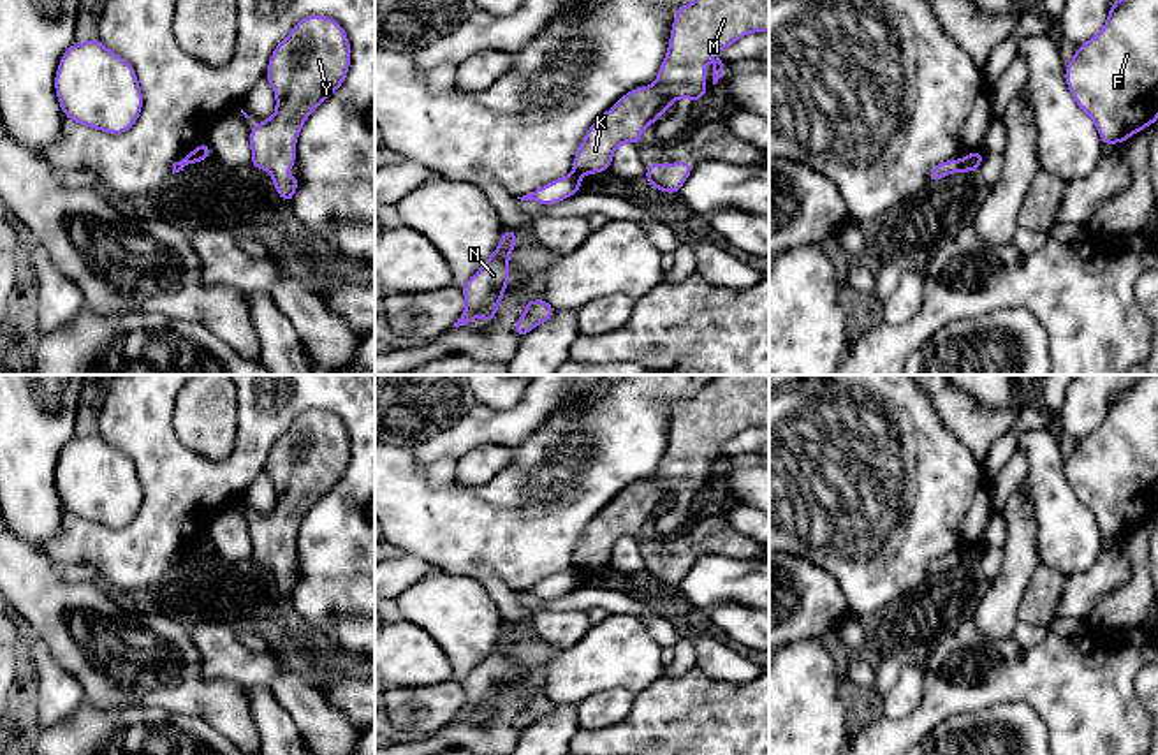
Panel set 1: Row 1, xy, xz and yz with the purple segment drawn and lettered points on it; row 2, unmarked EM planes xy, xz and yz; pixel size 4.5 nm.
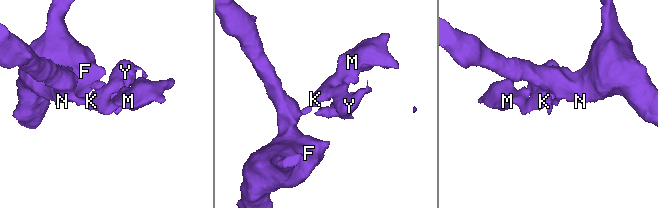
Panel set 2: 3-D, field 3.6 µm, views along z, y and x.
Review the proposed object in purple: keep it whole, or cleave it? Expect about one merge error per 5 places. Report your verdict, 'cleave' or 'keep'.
cleave

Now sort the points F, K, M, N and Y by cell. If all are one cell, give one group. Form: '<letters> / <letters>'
F N / K M Y

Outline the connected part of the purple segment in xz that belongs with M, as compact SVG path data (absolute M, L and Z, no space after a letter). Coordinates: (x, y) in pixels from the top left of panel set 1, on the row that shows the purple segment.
M693 0L676 11L669 49L649 86L625 93L586 132L574 172L597 174L611 167L621 143L641 148L641 134L678 99L699 100L707 93L702 83L711 62L706 48L716 49L713 84L725 74L722 51L753 32L769 32L769 0Z

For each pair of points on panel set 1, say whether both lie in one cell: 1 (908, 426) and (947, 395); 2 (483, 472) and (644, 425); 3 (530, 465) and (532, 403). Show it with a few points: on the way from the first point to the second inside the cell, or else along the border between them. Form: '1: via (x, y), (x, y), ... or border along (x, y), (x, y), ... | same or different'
1: border along (924, 393), (942, 423), (958, 439) | different
2: border along (514, 449), (514, 456), (488, 481), (469, 484) | different
3: border along (562, 407), (514, 449) | different

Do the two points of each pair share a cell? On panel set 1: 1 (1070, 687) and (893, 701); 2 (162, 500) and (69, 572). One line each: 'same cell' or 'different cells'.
1: different cells
2: different cells

